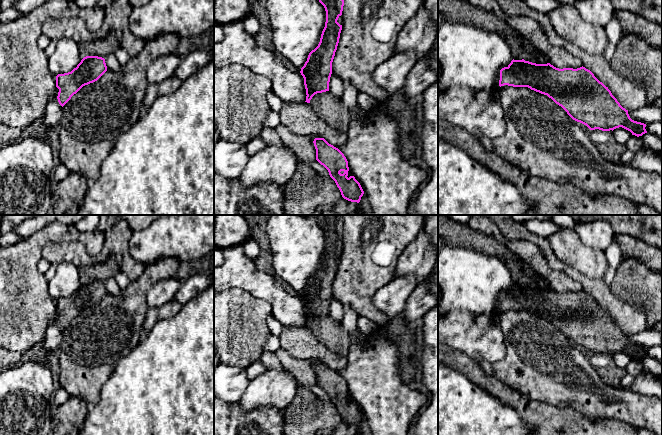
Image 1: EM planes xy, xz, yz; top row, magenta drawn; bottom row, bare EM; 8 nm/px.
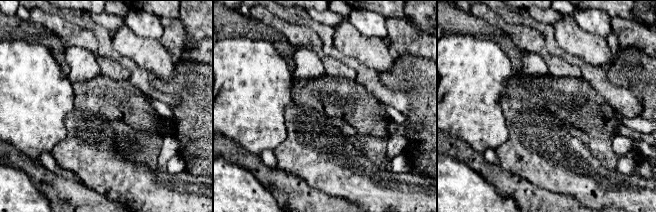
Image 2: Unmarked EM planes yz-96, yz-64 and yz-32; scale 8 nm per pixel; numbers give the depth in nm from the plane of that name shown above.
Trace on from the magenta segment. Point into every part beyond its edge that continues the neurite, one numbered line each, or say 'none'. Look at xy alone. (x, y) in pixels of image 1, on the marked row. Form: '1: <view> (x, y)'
none

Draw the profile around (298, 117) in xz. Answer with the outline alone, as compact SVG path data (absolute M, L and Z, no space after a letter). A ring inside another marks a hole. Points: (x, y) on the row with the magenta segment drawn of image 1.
M283 102L279 112L282 127L288 127L300 135L321 135L329 144L336 148L345 144L347 133L331 128L325 121L317 117L307 102Z

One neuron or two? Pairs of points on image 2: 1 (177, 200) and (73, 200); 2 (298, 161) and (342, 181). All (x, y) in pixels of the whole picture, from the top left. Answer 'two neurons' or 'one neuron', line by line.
1: two neurons
2: one neuron

